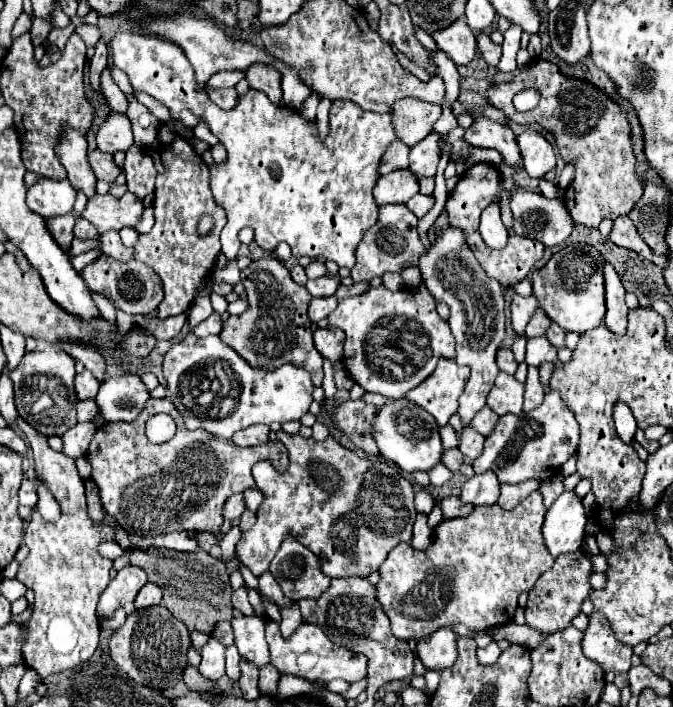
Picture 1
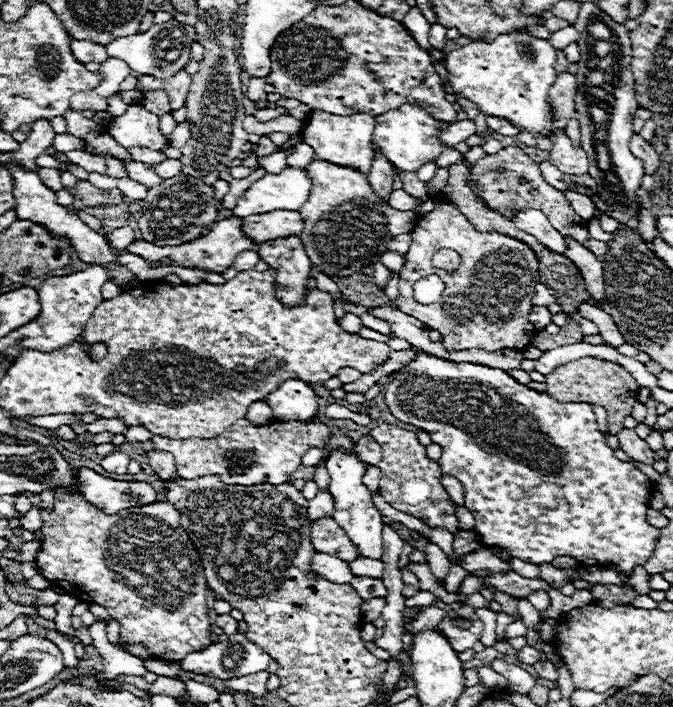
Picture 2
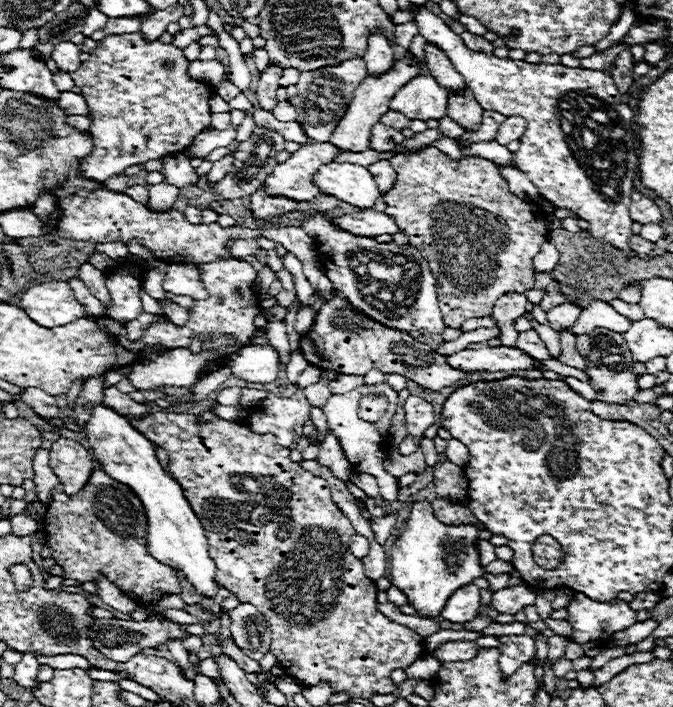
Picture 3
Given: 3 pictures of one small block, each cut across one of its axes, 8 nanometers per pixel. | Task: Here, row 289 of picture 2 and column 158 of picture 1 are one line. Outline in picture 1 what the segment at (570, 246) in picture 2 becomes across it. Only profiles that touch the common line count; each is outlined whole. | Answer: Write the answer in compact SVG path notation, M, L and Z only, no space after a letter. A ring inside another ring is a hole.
M146 584L138 596L136 596L136 608L148 608L148 606L158 606L162 602L162 592L156 588L156 584Z

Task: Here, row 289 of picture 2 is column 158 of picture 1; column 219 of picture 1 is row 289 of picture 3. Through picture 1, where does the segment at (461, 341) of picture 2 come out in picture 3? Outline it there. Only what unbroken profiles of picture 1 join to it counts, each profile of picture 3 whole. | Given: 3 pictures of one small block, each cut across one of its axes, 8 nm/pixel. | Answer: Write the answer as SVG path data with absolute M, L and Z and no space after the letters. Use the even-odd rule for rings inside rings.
M430 146L426 150L422 150L420 154L414 154L414 156L404 156L404 154L396 154L392 160L390 160L392 168L396 168L396 174L398 174L398 180L396 180L396 186L384 194L384 202L388 204L386 212L388 216L392 216L392 220L396 224L400 224L400 232L404 236L408 236L408 244L416 250L420 250L420 254L428 260L428 266L432 270L432 274L436 276L436 282L438 282L438 308L442 312L442 320L446 326L450 328L460 328L466 320L470 318L484 318L484 316L490 316L492 314L492 308L496 304L496 300L508 292L516 292L516 294L524 294L526 290L532 290L534 288L534 274L532 274L532 258L540 252L540 246L544 242L548 242L548 222L546 222L546 216L544 212L540 212L540 208L532 202L524 202L520 198L516 198L510 190L508 190L508 182L500 176L500 172L496 170L494 162L490 160L484 160L484 158L478 158L478 156L470 156L470 158L464 158L464 160L450 160L444 152L440 152L438 148Z

